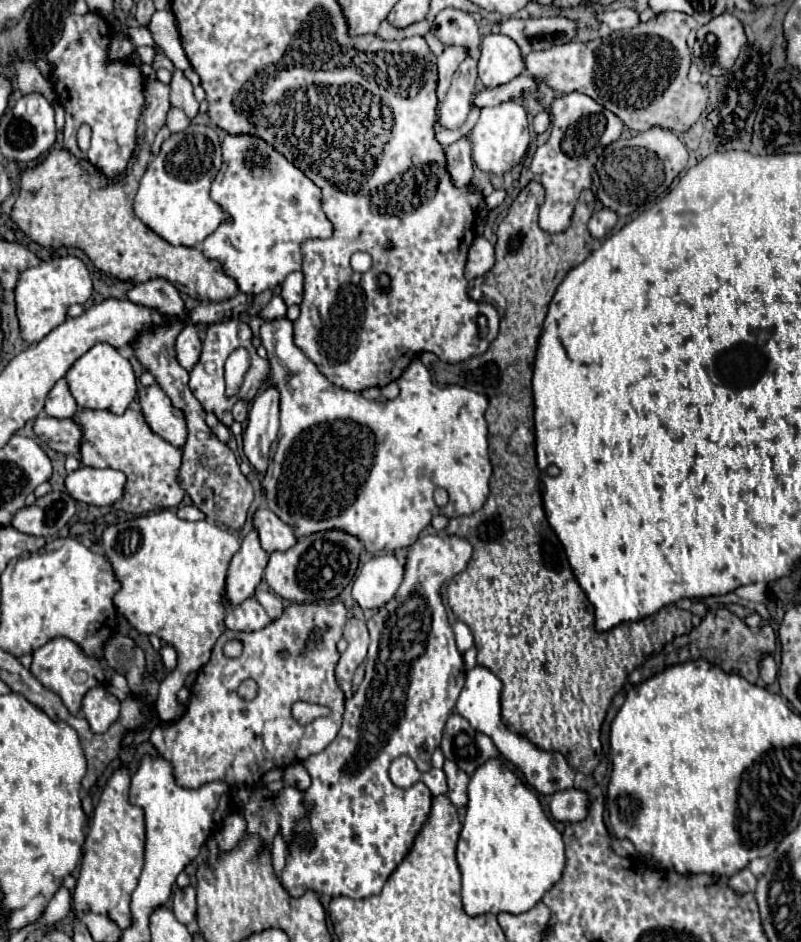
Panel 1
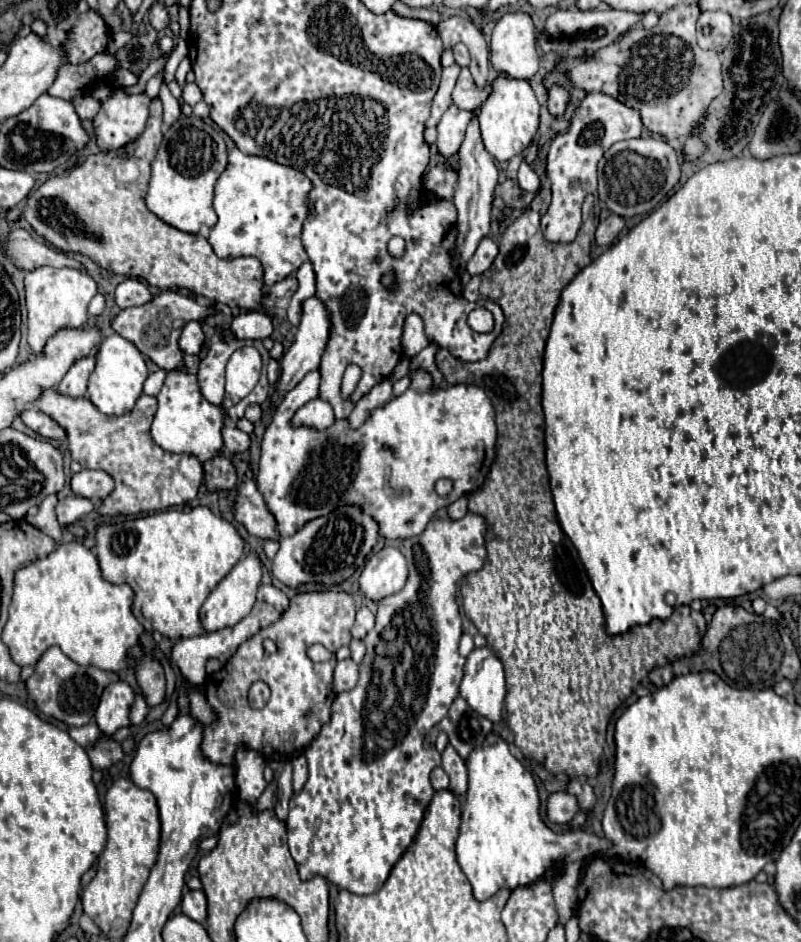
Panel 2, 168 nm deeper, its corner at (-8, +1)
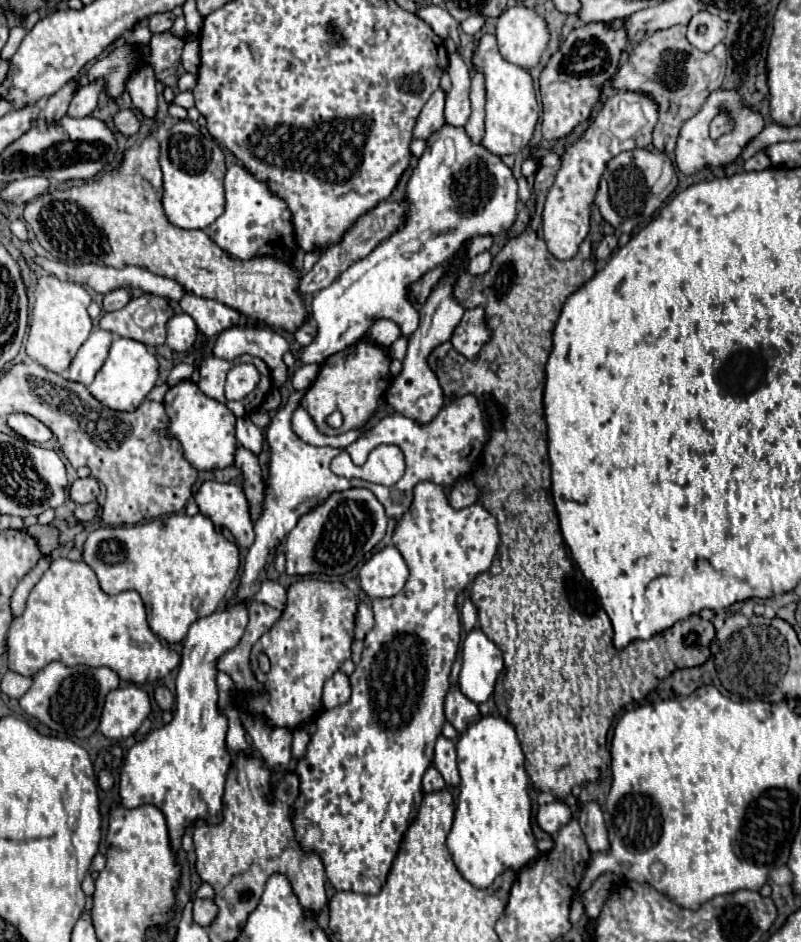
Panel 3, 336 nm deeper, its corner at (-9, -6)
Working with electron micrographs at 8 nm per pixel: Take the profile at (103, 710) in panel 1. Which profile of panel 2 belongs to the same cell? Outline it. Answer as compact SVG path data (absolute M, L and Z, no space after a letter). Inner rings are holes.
M117 681L105 687L99 707L95 711L95 721L99 729L113 735L117 729L129 725L129 709L135 701L135 691L129 683Z

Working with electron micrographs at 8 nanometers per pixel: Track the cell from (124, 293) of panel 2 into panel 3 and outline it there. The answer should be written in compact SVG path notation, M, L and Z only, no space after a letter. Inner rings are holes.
M118 288L118 290L112 290L104 296L104 302L102 302L102 308L104 312L114 312L114 310L122 310L128 302L132 300L130 292L126 288Z

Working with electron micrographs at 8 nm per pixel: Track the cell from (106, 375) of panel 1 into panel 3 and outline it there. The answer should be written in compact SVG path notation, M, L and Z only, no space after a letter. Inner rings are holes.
M116 338L110 346L110 354L96 374L94 382L88 386L90 394L106 408L118 412L134 412L148 396L158 378L158 362L154 352L150 352L144 344L130 338Z

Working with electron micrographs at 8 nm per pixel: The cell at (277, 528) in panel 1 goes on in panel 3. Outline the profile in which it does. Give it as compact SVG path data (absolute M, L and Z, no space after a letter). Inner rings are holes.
M204 482L194 496L194 502L216 526L226 526L240 546L250 546L254 542L254 522L242 486Z

